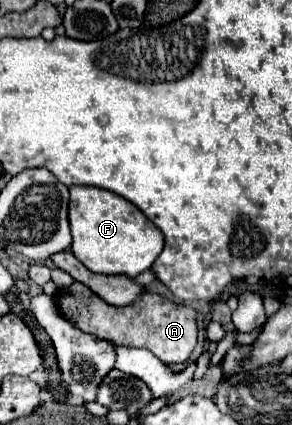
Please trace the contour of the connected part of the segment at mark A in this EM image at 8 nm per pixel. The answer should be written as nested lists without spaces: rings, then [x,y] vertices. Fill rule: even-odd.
[[[74,283],[68,289],[56,293],[56,307],[74,327],[96,335],[100,339],[114,341],[118,345],[144,347],[152,351],[166,365],[186,363],[190,353],[196,347],[196,311],[186,305],[178,305],[170,299],[160,297],[158,293],[144,293],[140,301],[134,301],[126,307],[114,307],[102,301],[94,291],[82,283]]]

